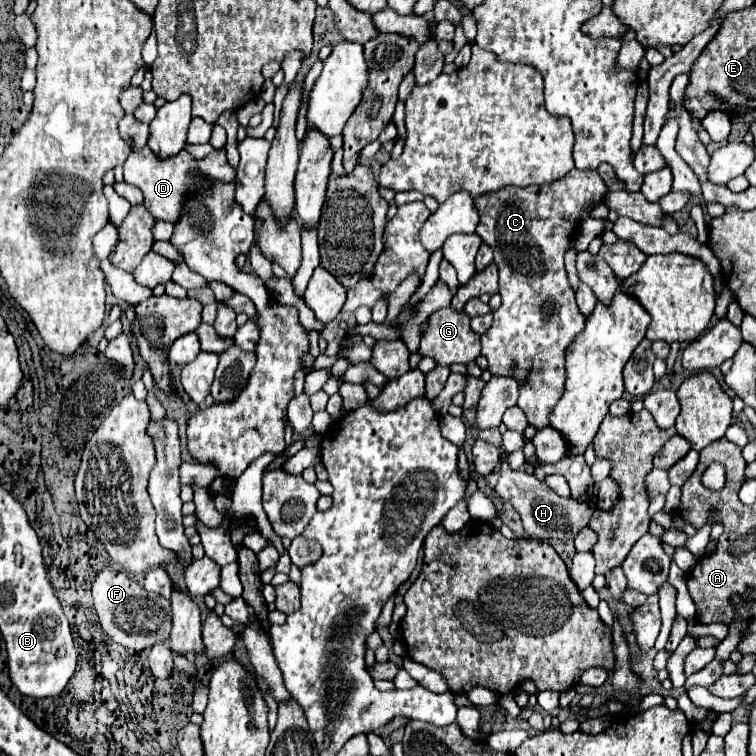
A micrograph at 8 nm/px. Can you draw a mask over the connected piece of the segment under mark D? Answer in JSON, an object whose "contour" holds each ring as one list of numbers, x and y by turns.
{"contour":[[149,147,133,149,131,155,125,161,125,183,141,189,143,193,143,205,153,213,155,219,177,223,181,219,181,209,185,205,185,199,199,193,205,187,213,187,213,183,223,181,231,183,235,179,235,169,227,163,225,149,213,151,205,155,203,159,195,159,189,151,181,151,175,157,157,159]]}

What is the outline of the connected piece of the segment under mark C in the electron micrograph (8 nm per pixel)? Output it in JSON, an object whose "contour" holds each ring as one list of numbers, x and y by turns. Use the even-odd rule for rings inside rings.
{"contour":[[571,169,563,179,545,185,529,185,529,187,503,187,501,191,493,191,493,195,481,195,475,199,475,207,479,211,477,235,493,247,495,265,499,267,499,293,503,297,503,305,493,313,493,325,487,333,481,335,483,355,489,361,489,371,501,375,513,375,521,385,521,405,529,423,537,429,549,425,549,413,555,403,561,399,565,391,565,353,567,347,575,341,575,337,583,331,585,319,577,309,575,293,569,287,565,273,565,251,569,245,569,235,577,233,577,223,581,221,583,211,595,209,607,195,607,187,597,171,579,171],[545,303,553,305,553,313,549,319,543,319],[517,361,517,369,511,369,511,363]]}

